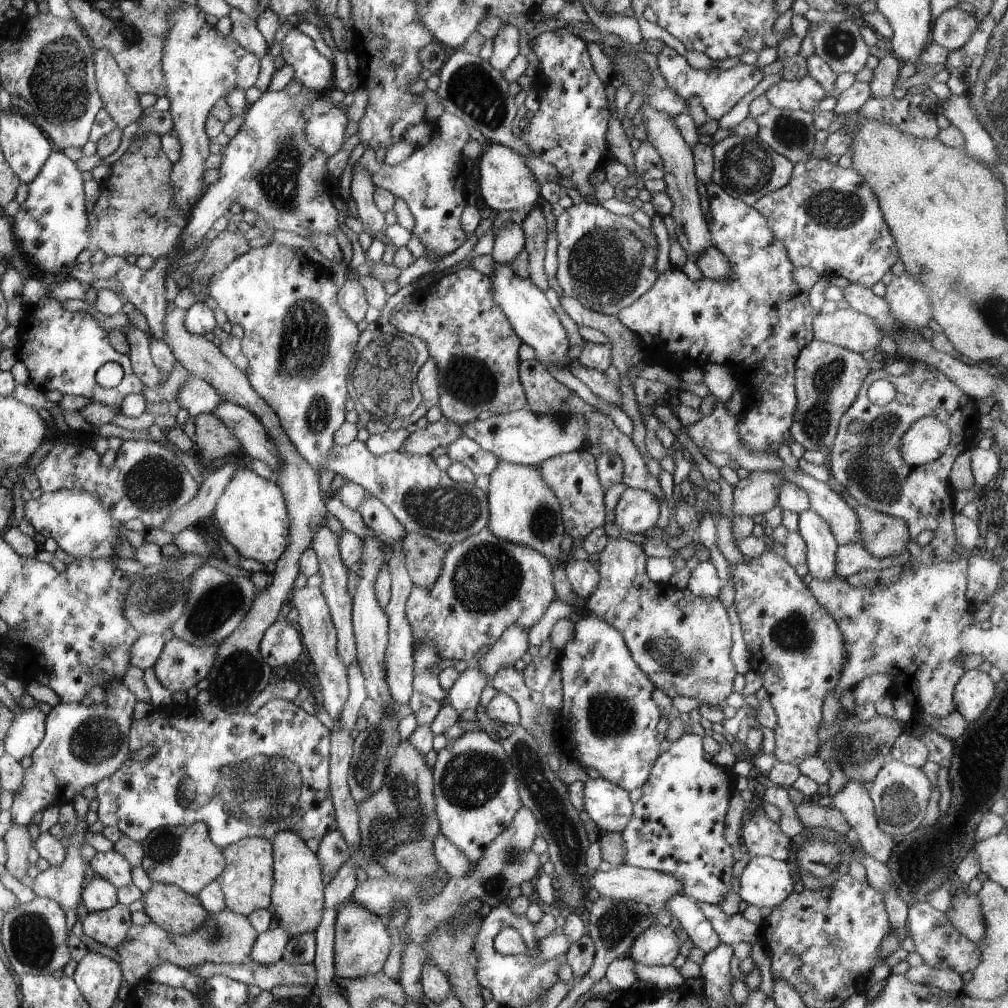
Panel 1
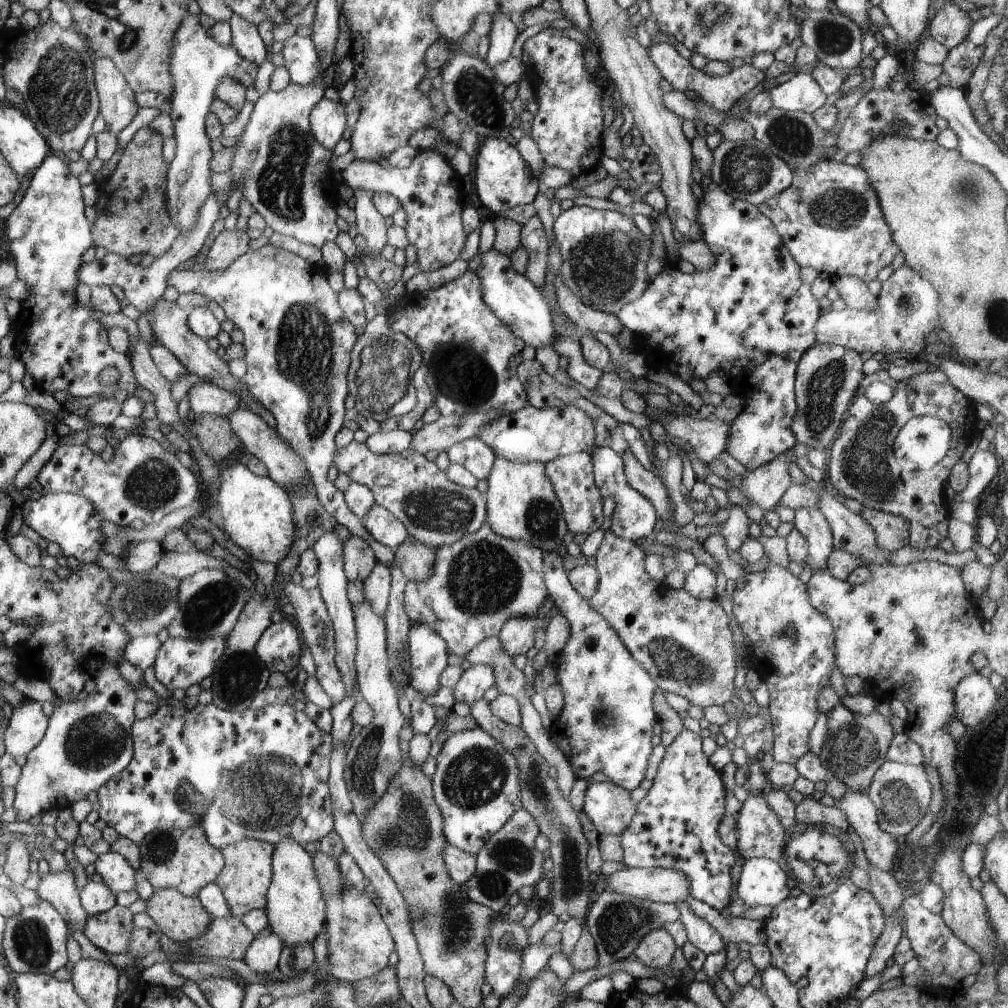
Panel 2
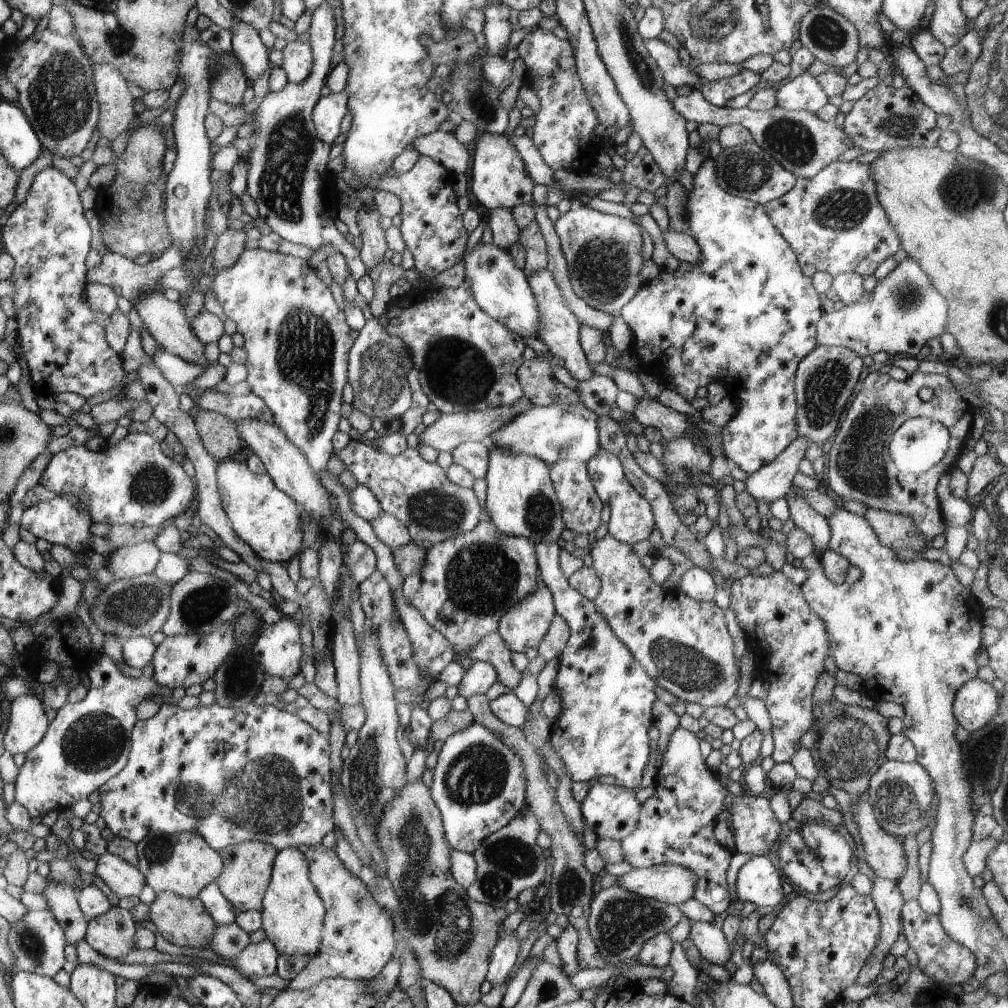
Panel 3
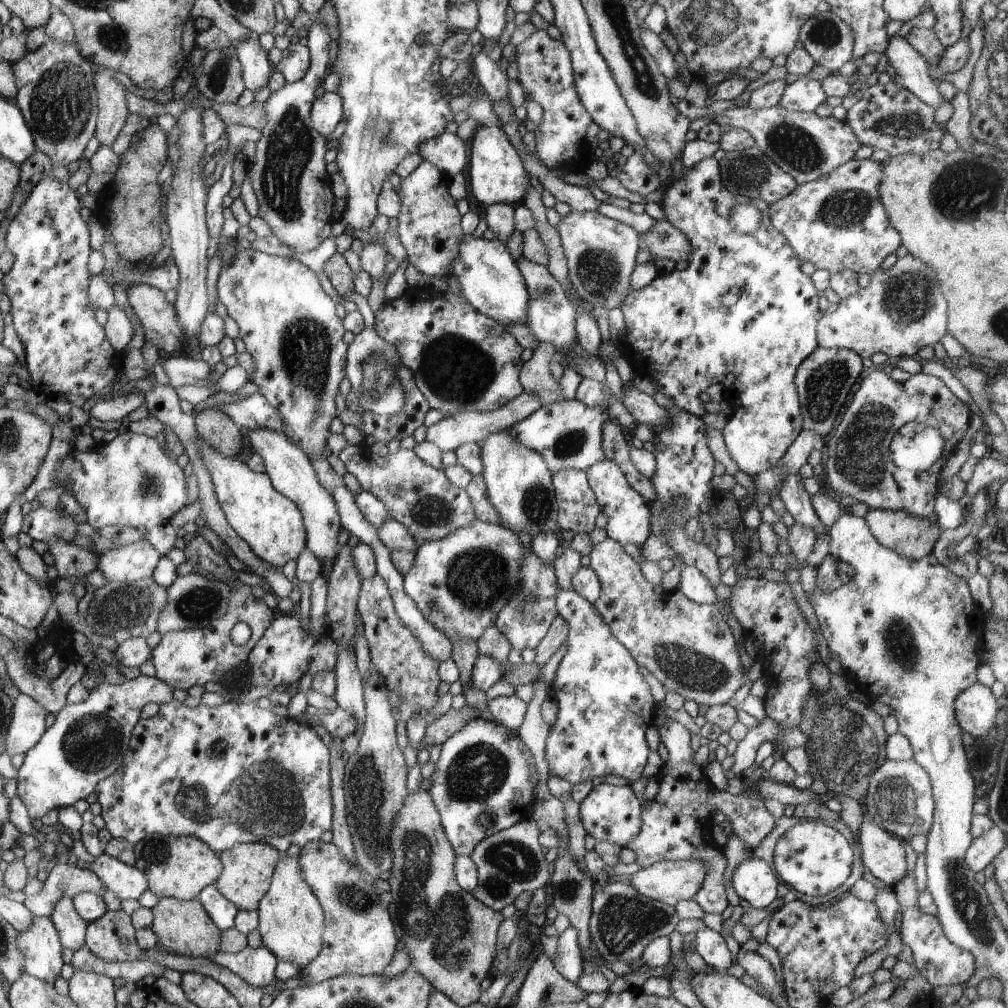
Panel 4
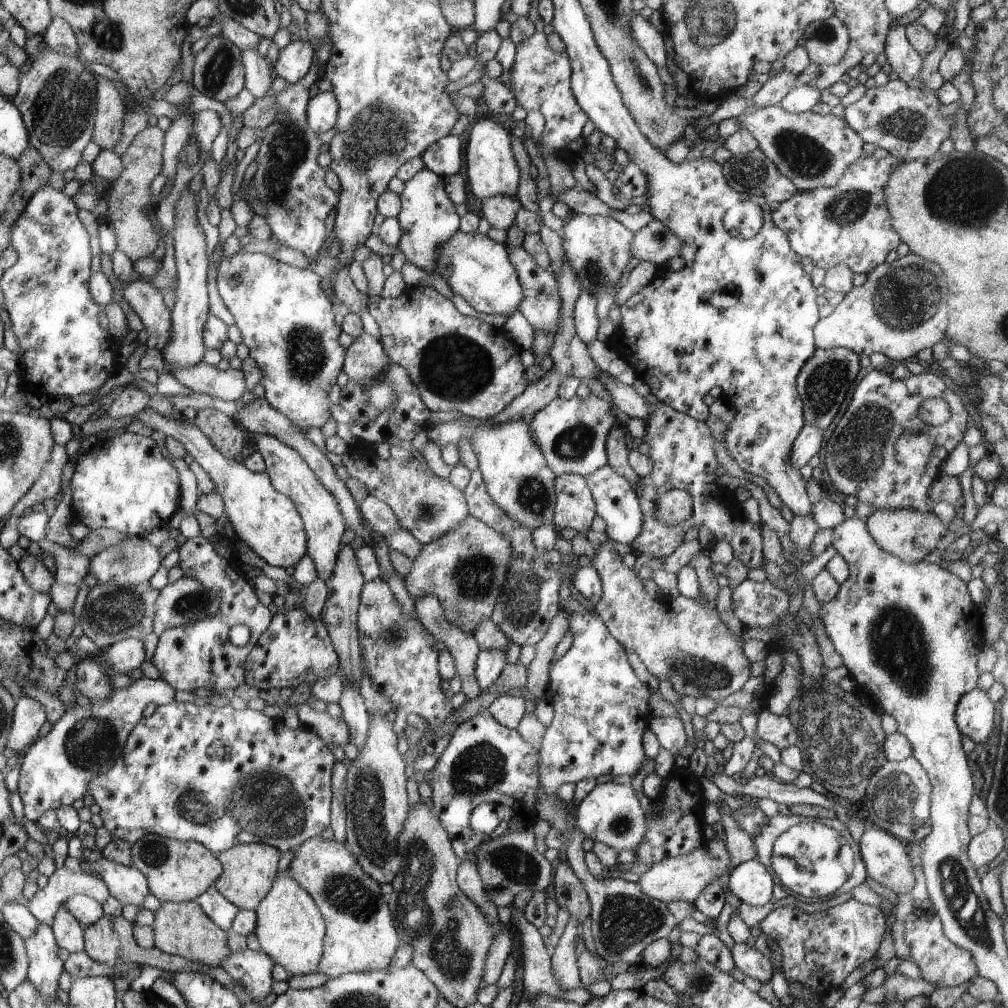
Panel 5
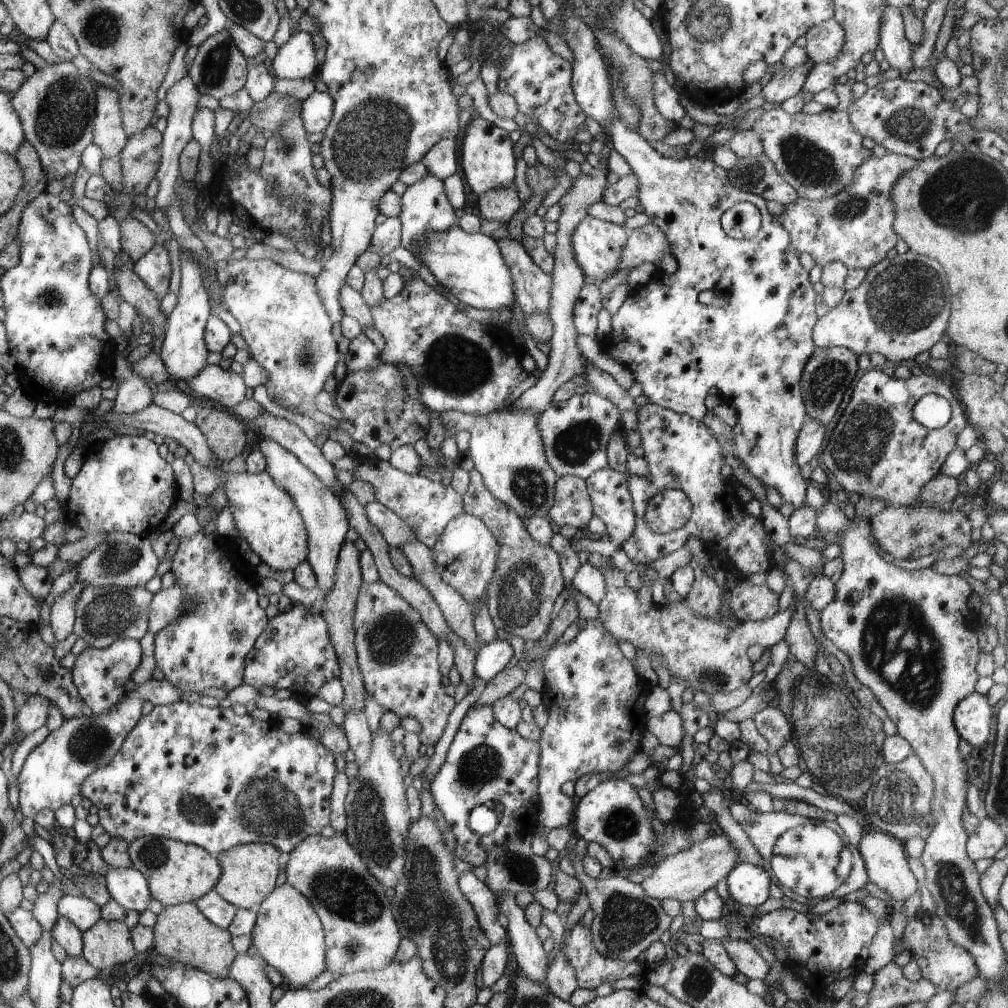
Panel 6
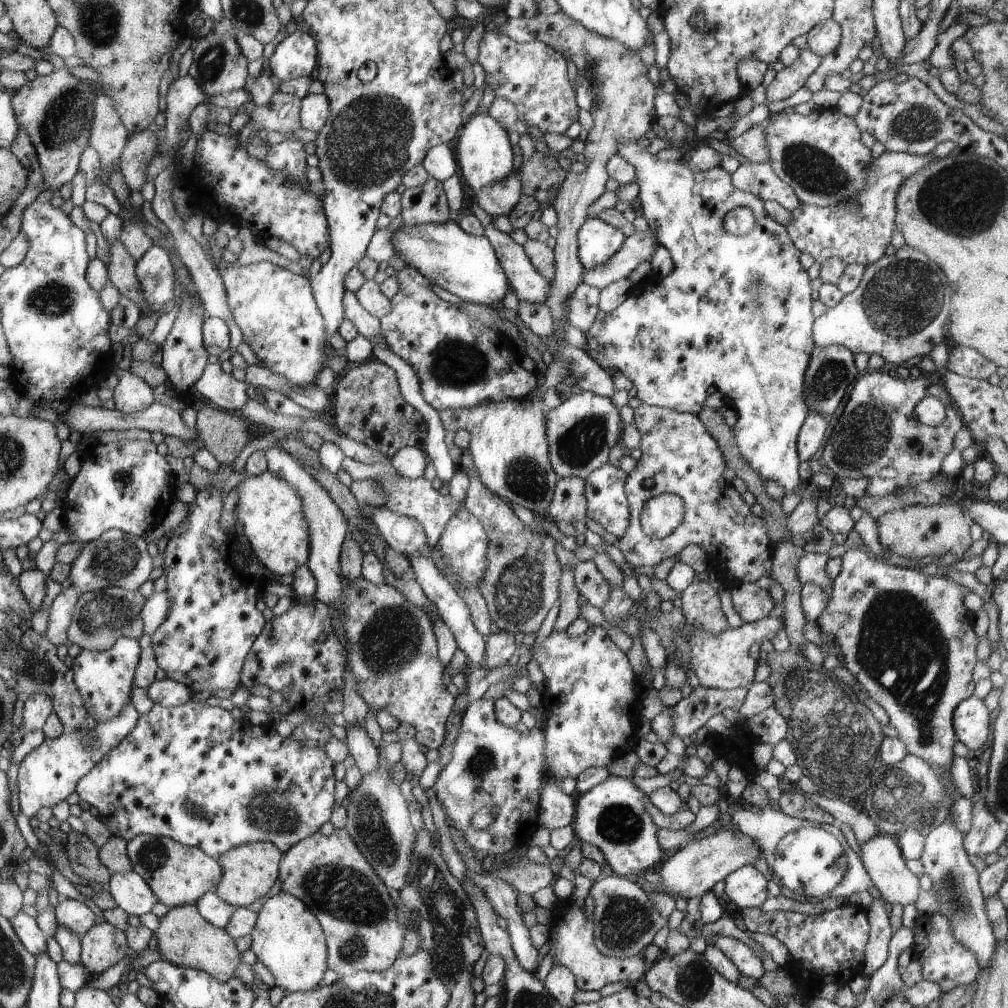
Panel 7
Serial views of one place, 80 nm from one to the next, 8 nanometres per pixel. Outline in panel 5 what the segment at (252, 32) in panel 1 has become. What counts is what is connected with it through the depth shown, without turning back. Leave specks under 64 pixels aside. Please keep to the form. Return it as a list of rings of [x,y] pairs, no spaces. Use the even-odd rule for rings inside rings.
[[[256,49],[241,51],[241,57],[245,68],[245,88],[256,99],[261,99],[270,90],[273,80],[276,77],[272,63]]]

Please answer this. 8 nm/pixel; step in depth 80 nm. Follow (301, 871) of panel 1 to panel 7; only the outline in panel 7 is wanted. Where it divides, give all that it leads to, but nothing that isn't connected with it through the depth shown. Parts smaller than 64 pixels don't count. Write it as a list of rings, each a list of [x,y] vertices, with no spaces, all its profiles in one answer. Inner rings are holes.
[[[280,891],[263,904],[251,932],[251,950],[286,994],[318,989],[327,971],[327,942],[315,914],[294,895]]]

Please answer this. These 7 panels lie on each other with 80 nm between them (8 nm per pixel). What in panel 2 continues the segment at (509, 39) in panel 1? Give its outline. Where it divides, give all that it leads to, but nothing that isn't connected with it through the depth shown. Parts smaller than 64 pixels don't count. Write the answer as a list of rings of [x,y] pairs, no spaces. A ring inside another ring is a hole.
[[[494,13],[489,32],[489,48],[485,61],[490,67],[506,62],[511,56],[514,42],[518,38],[518,29],[510,20],[508,13]]]

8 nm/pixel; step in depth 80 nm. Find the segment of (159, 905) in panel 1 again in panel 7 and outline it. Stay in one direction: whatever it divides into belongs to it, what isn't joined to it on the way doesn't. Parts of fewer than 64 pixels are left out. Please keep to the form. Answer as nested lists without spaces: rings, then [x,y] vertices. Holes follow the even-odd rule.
[[[180,905],[172,907],[159,920],[160,925],[155,930],[158,948],[163,959],[187,969],[207,972],[212,978],[225,983],[235,977],[237,967],[241,962],[241,952],[235,938],[226,935],[223,927],[214,926],[200,914],[197,906]]]

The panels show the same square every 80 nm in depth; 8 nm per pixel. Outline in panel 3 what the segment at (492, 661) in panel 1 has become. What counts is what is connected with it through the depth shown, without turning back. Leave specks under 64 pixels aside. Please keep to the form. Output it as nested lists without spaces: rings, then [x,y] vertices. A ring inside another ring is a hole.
[[[540,580],[534,594],[526,596],[524,602],[518,602],[500,618],[497,632],[511,652],[524,653],[540,645],[556,614],[552,594]]]

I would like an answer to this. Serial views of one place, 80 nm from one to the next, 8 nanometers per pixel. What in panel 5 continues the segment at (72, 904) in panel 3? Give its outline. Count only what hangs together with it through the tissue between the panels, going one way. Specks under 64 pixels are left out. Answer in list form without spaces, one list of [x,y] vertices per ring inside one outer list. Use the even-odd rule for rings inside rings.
[[[63,904],[57,910],[51,927],[54,930],[54,936],[56,936],[56,942],[58,942],[60,948],[64,948],[70,953],[84,951],[85,928],[66,910]]]

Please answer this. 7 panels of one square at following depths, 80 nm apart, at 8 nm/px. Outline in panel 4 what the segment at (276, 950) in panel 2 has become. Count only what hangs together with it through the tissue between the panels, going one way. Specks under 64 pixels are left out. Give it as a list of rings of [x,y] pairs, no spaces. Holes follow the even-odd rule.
[[[248,946],[235,953],[223,953],[220,950],[210,960],[228,968],[257,989],[265,988],[275,979],[275,968],[279,961],[277,956],[264,946],[257,949]]]

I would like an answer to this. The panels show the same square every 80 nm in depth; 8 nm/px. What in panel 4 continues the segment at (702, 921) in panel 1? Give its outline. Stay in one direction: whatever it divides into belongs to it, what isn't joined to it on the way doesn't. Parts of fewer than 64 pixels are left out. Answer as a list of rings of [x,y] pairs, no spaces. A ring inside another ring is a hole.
[[[708,927],[696,933],[696,951],[709,967],[718,972],[726,973],[734,965],[734,958],[726,946],[722,933],[713,931]]]

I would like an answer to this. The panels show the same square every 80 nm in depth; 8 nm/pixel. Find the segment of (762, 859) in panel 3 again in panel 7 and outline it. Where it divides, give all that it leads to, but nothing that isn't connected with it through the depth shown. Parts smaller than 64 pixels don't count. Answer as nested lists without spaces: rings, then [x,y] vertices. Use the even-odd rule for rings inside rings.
[[[746,865],[736,869],[724,879],[724,882],[727,898],[732,900],[738,908],[752,909],[759,907],[769,896],[766,889],[768,880],[752,865]]]

